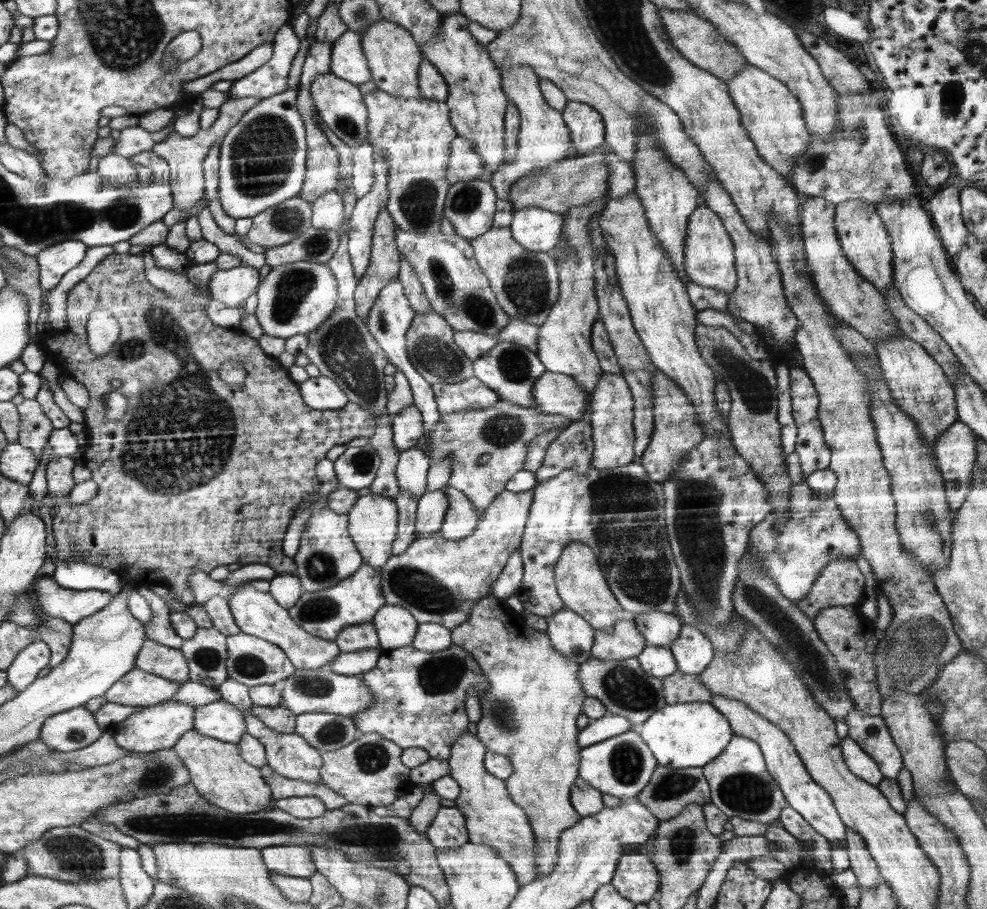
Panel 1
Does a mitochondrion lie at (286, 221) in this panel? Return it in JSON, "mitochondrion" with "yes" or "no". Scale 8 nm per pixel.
{"mitochondrion":"yes"}

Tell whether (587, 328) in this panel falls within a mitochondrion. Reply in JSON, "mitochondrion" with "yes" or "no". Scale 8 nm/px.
{"mitochondrion":"no"}

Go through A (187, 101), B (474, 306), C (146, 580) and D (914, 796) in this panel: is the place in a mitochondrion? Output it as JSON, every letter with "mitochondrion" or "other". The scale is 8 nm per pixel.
{"A":"other","B":"mitochondrion","C":"other","D":"other"}

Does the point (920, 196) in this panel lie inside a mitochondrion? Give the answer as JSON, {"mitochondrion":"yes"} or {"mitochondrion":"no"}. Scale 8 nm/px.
{"mitochondrion":"no"}

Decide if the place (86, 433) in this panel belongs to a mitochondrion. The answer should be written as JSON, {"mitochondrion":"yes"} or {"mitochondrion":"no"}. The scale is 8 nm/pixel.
{"mitochondrion":"no"}

